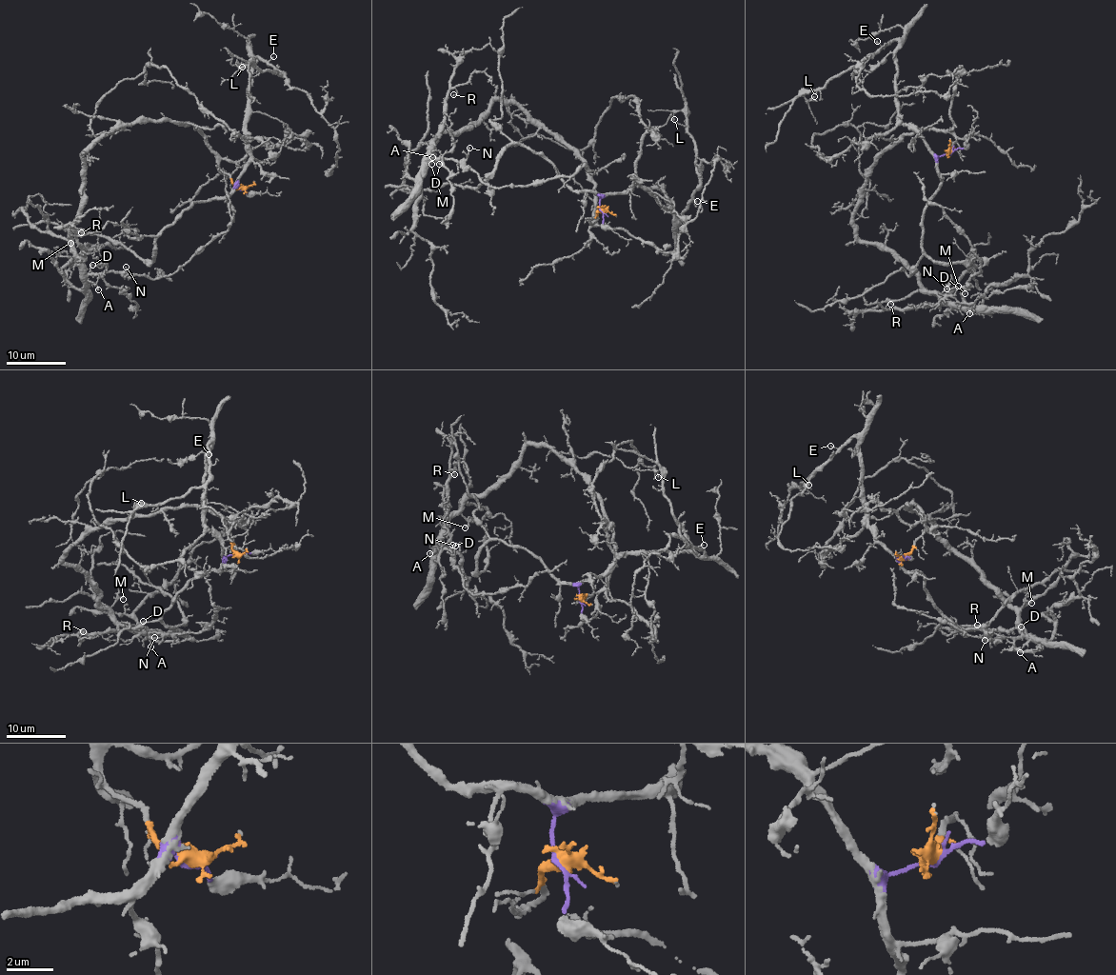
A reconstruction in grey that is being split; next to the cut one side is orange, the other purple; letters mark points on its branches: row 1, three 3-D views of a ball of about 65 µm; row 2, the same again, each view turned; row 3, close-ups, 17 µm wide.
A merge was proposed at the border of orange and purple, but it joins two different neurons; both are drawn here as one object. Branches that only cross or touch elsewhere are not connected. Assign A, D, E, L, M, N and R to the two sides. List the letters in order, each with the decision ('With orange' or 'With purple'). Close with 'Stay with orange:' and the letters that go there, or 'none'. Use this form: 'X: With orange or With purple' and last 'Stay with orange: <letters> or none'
A: With orange
D: With orange
E: With purple
L: With purple
M: With orange
N: With orange
R: With orange
Stay with orange: A, D, M, N, R

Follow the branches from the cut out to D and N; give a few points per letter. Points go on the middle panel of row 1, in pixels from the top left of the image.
D: (601, 208), (592, 225), (586, 161), (515, 105), (497, 100), (440, 135), (430, 156), (439, 164)
N: (601, 208), (592, 225), (586, 161), (515, 105), (493, 102), (440, 135), (429, 155), (465, 160), (469, 148)

